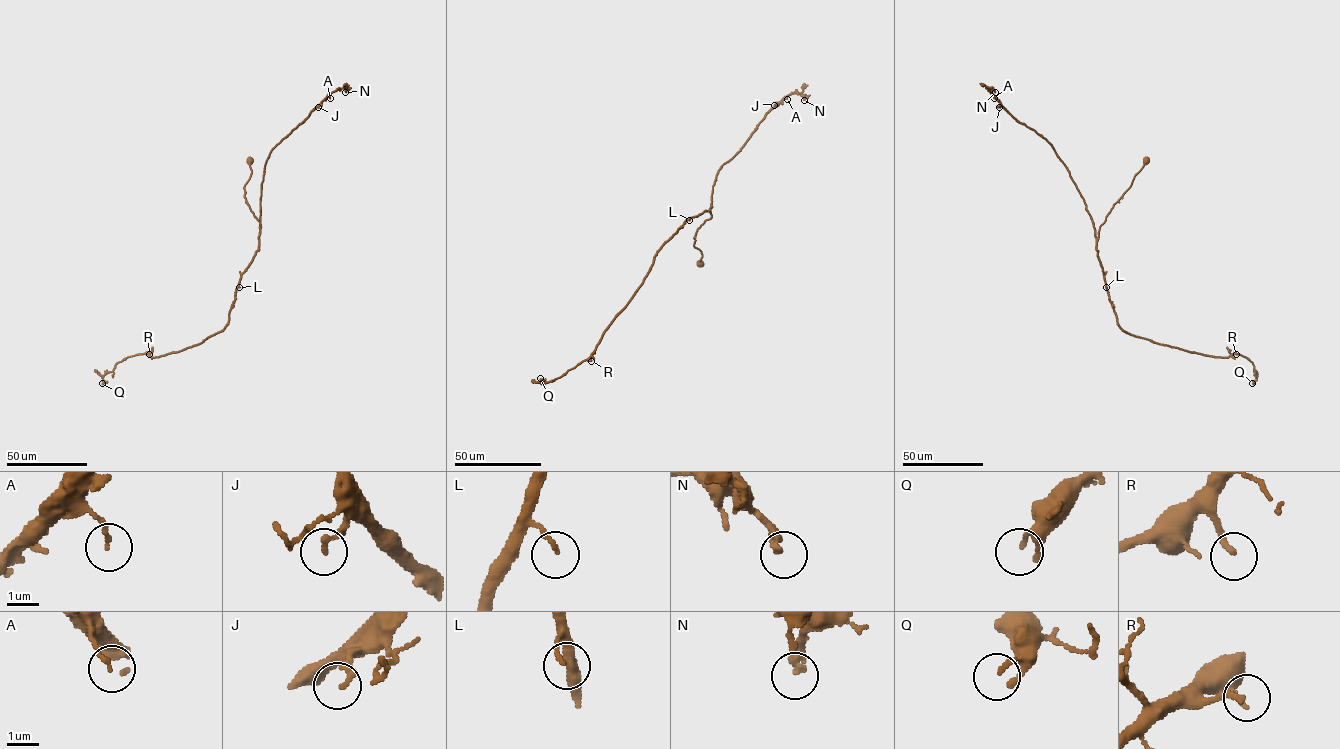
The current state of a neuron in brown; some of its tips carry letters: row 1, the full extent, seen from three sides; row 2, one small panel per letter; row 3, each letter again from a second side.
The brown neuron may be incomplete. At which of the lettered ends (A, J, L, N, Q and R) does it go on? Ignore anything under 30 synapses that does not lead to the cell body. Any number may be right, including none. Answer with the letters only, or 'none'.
N, R

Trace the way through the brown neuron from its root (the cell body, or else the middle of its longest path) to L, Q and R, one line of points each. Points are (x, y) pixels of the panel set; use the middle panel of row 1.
L: (700, 263), (702, 255), (694, 246), (694, 236), (697, 229), (711, 217), (710, 209), (689, 220)
Q: (700, 263), (694, 236), (710, 209), (686, 220), (663, 244), (588, 358), (554, 380), (540, 378)
R: (700, 263), (702, 255), (694, 236), (711, 217), (710, 209), (686, 220), (657, 253), (591, 361)

